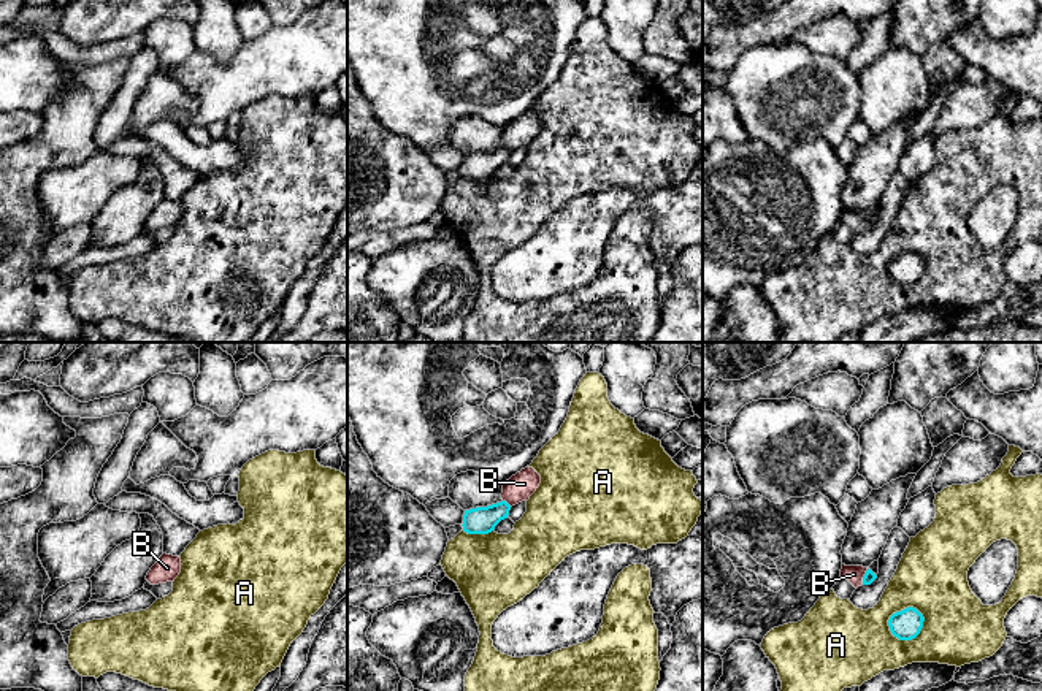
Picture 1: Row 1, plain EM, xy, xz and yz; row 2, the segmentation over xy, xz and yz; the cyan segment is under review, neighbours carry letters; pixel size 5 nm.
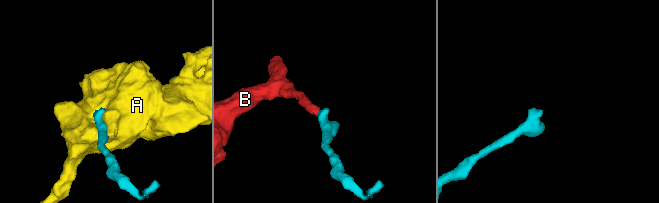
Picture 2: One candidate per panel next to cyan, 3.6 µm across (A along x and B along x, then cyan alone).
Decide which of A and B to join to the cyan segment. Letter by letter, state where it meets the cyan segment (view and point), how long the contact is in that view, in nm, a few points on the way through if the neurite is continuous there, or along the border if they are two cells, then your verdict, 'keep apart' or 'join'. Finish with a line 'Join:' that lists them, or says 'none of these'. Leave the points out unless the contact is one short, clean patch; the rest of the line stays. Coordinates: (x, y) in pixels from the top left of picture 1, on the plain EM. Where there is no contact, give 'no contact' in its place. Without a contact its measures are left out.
A: yz (904, 254) | 200 nm | keep apart
B: yz (863, 222) | 90 nm | across yz (869, 221), (863, 222), (854, 219) | join
Join: B

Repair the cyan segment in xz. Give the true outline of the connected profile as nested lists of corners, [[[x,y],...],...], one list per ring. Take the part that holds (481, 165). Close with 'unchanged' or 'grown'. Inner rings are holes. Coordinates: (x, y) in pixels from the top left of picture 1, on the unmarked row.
[[[525,113],[503,127],[501,147],[465,155],[463,176],[468,179],[488,179],[508,163],[512,151],[528,146],[541,128],[541,120],[533,113]]] | grown

